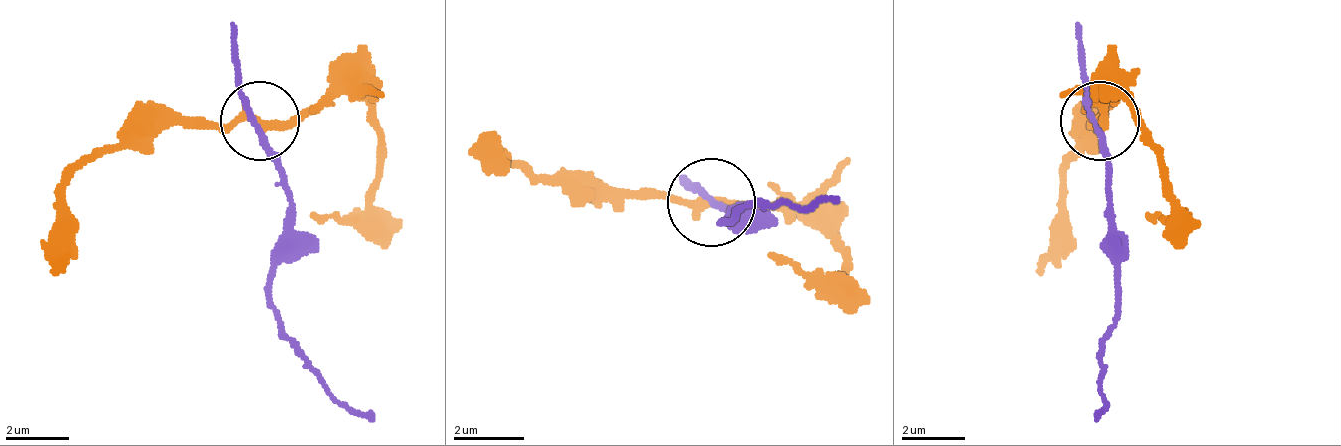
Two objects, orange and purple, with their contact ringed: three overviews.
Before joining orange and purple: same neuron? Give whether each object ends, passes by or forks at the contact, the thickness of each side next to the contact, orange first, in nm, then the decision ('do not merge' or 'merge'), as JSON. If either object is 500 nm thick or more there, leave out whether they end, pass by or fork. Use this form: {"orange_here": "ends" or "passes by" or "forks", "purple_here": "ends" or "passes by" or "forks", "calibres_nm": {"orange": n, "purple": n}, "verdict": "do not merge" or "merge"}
{"orange_here": "passes by", "purple_here": "passes by", "calibres_nm": {"orange": 280, "purple": 190}, "verdict": "do not merge"}

